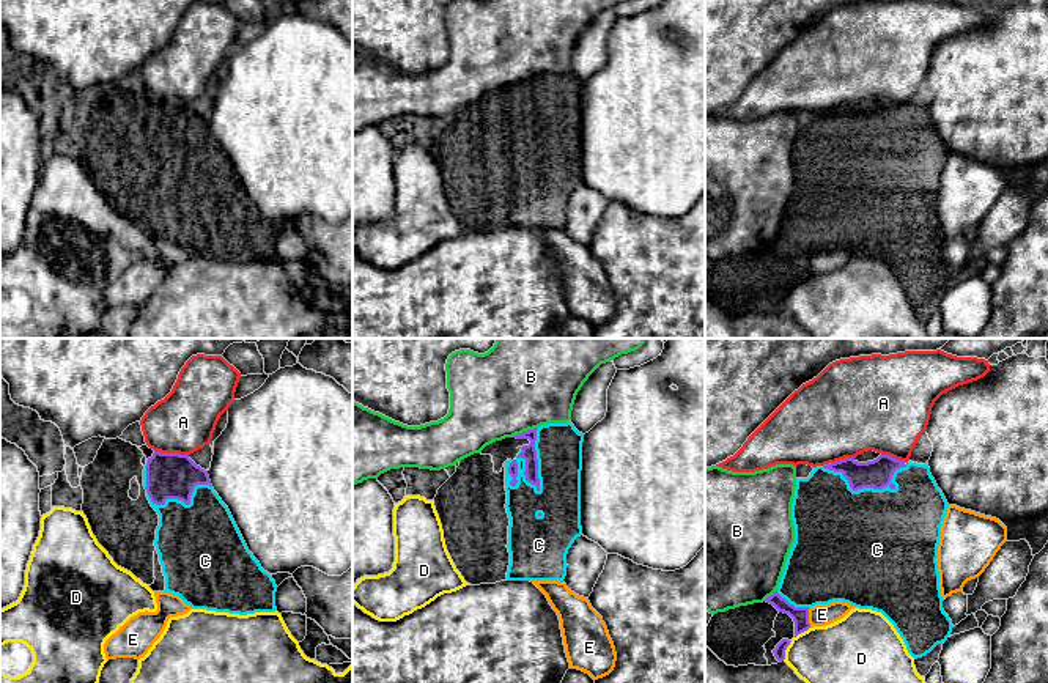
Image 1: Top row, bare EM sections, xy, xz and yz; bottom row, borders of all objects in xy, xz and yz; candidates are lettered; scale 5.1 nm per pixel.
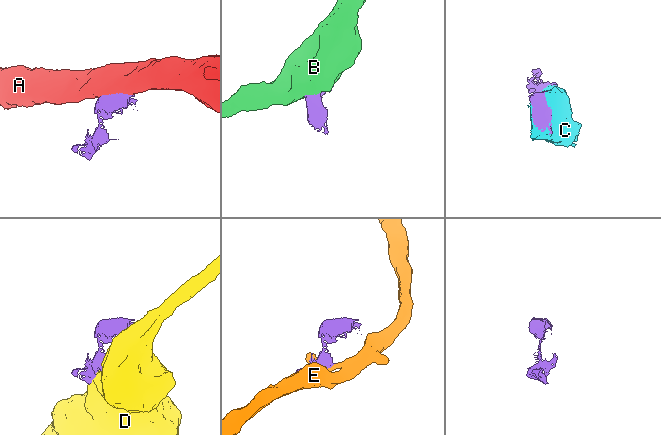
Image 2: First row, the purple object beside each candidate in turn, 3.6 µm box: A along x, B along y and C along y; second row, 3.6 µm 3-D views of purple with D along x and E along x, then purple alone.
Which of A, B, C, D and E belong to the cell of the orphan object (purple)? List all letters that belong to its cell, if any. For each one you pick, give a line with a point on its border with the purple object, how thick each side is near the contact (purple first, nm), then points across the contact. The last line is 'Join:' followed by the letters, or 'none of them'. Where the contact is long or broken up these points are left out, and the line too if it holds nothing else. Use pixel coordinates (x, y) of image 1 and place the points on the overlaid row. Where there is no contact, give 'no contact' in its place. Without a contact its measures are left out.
C: contact xz (534, 483); calibres 80 and 240 nm
Join: C

